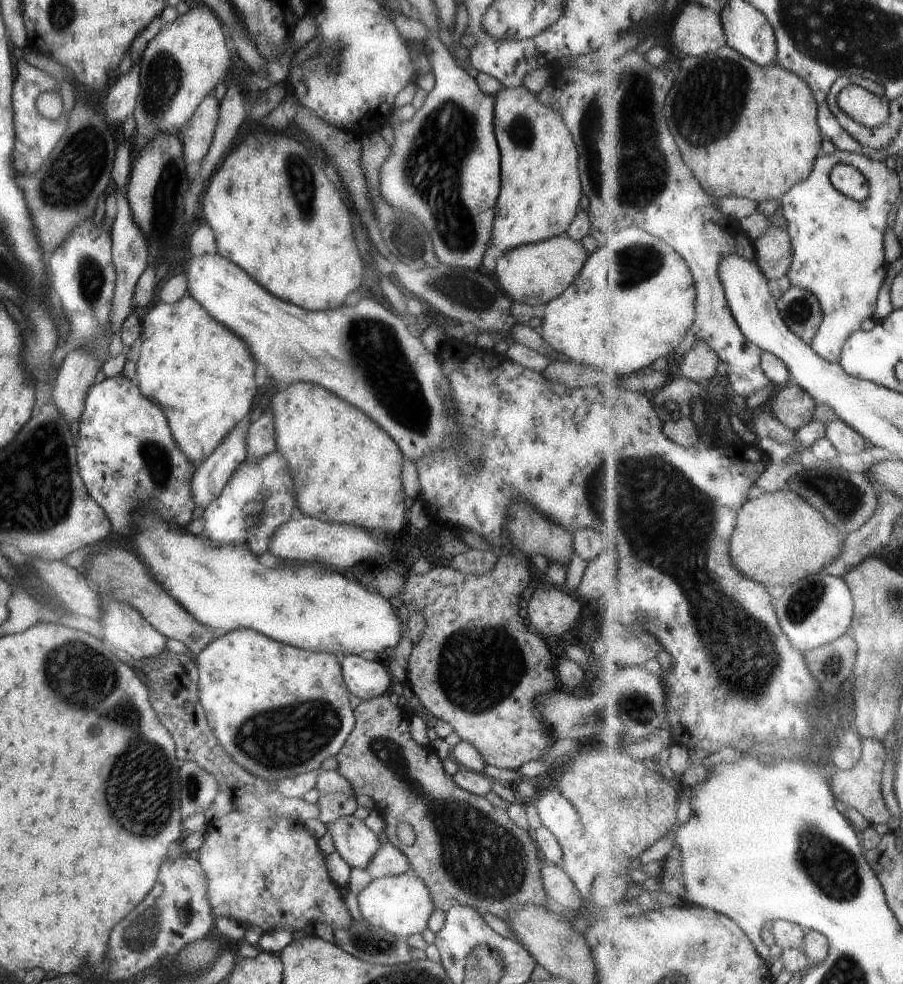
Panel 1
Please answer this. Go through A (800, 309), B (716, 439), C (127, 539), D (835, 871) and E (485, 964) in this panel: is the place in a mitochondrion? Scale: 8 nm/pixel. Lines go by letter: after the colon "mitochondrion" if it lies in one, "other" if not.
A: mitochondrion
B: other
C: other
D: mitochondrion
E: mitochondrion

